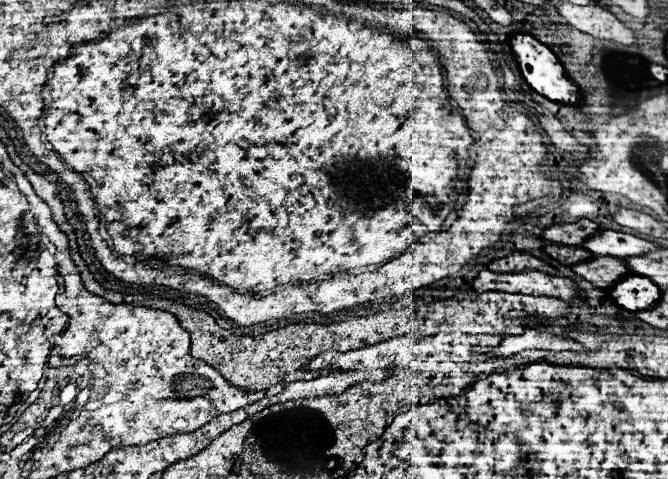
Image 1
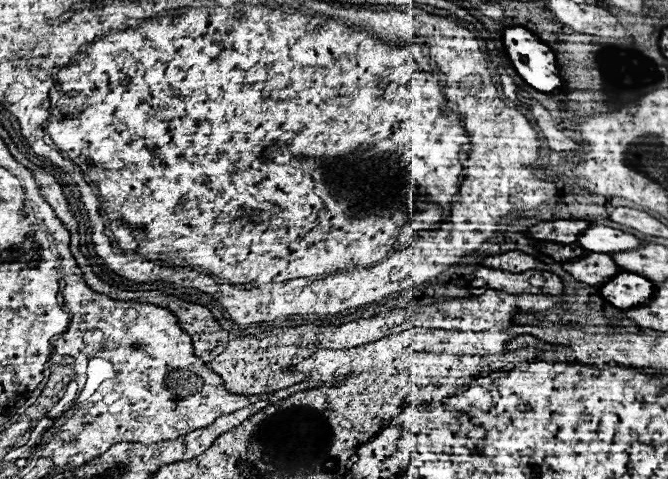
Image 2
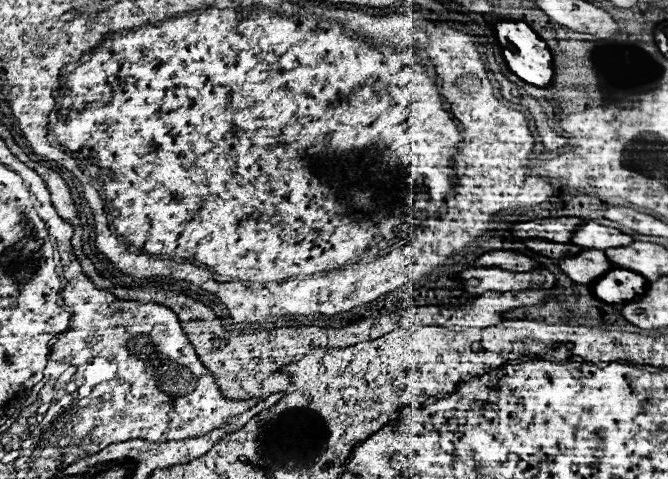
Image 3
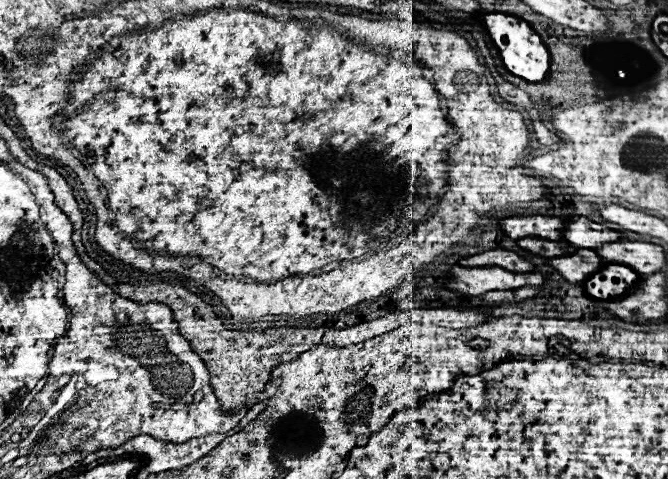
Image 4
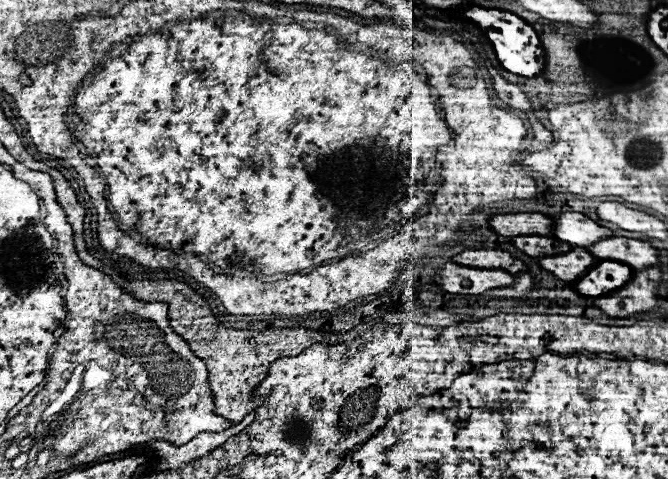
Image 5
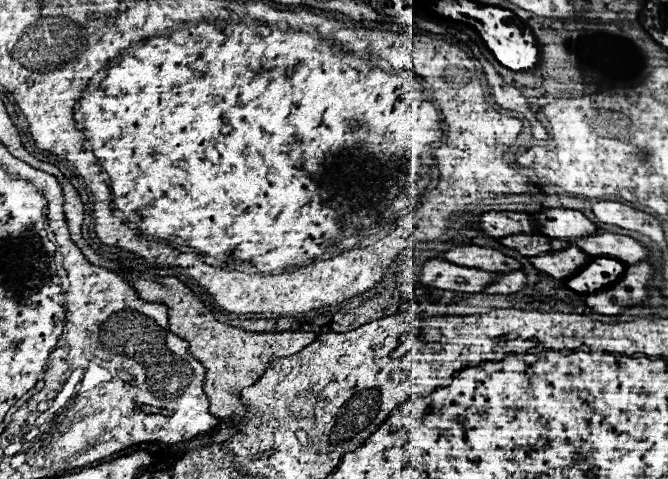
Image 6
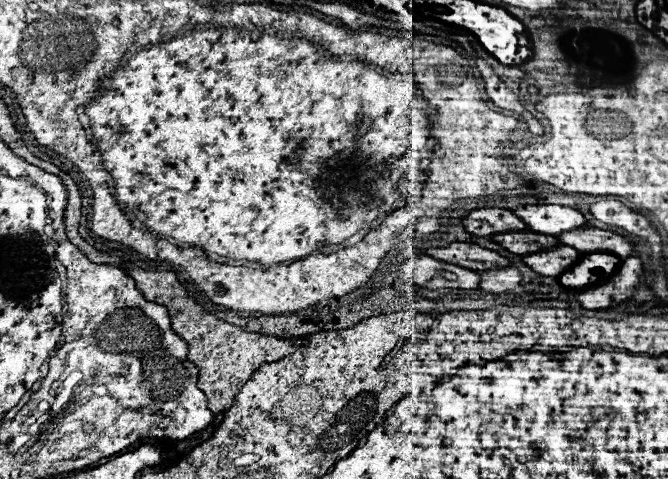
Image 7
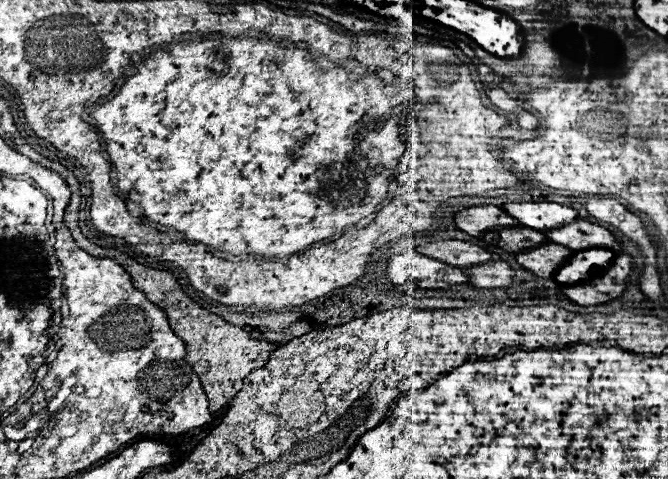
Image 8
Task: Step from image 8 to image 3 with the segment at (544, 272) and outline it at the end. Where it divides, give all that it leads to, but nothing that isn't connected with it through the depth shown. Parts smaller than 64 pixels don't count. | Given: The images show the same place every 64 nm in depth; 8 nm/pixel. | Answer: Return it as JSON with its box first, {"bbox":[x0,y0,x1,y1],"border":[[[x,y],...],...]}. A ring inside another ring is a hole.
{"bbox":[558,252,614,284],"border":[[[580,252],[574,258],[564,258],[558,262],[564,274],[568,274],[578,284],[592,284],[608,270],[614,268],[610,260],[606,260],[604,252]]]}

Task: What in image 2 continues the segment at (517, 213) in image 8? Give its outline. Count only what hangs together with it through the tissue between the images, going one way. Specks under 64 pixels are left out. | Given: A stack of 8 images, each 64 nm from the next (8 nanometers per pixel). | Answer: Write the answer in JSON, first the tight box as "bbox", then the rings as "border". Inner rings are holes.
{"bbox":[580,226,646,254],"border":[[[592,226],[580,238],[580,246],[588,252],[598,254],[616,254],[616,252],[630,252],[636,248],[646,246],[646,242],[638,240],[632,234],[624,234],[622,230],[606,228],[606,226]]]}

